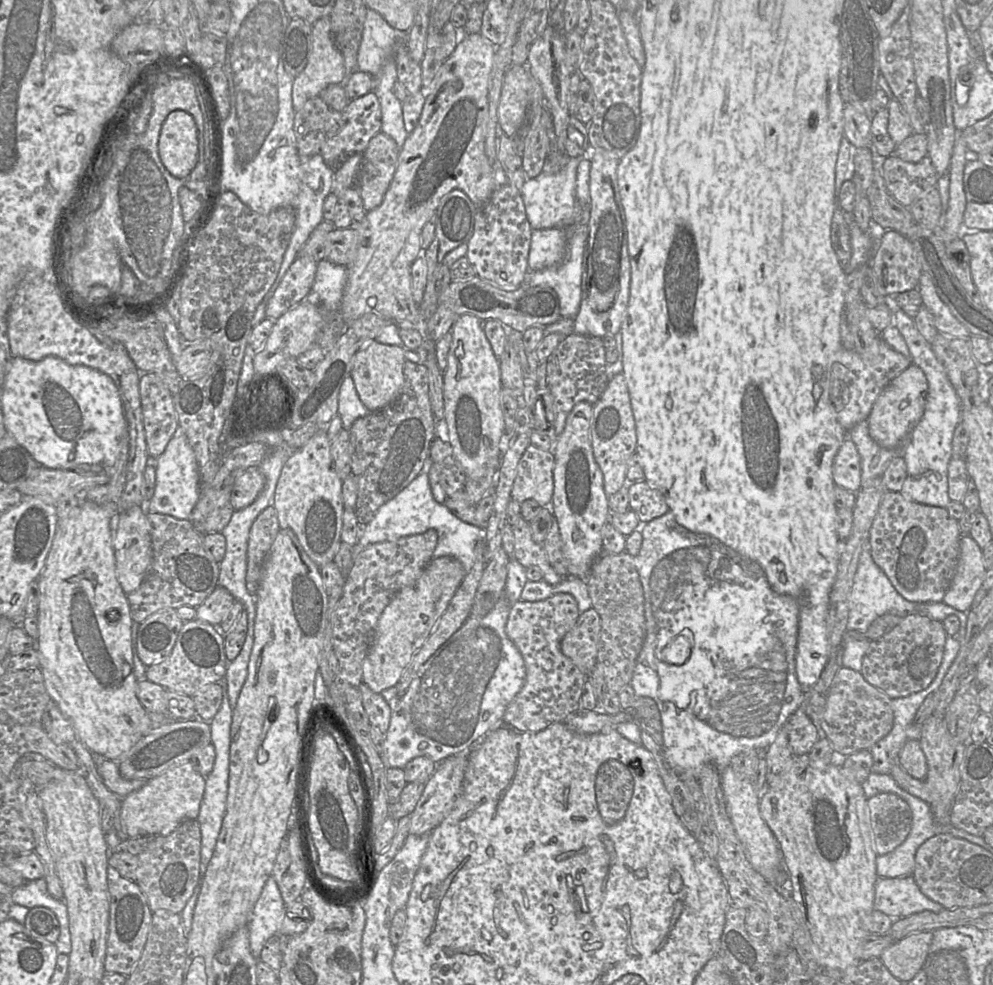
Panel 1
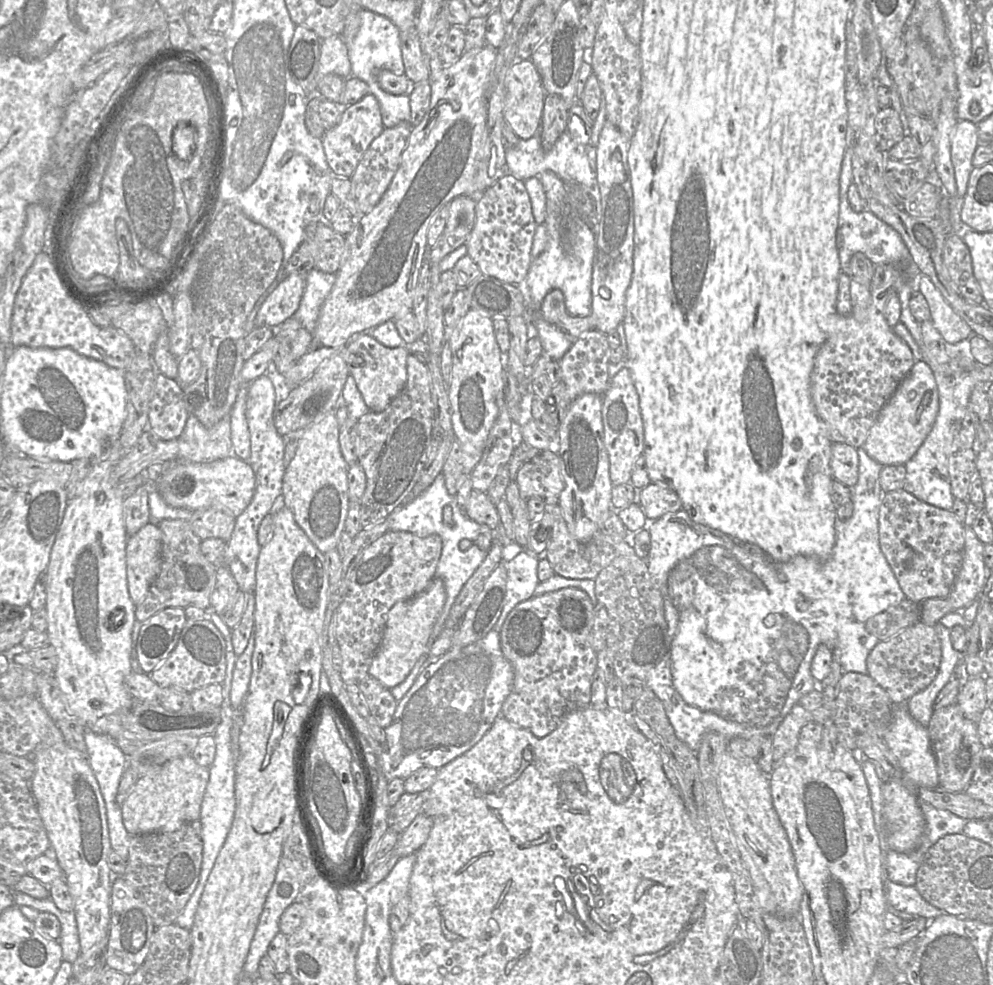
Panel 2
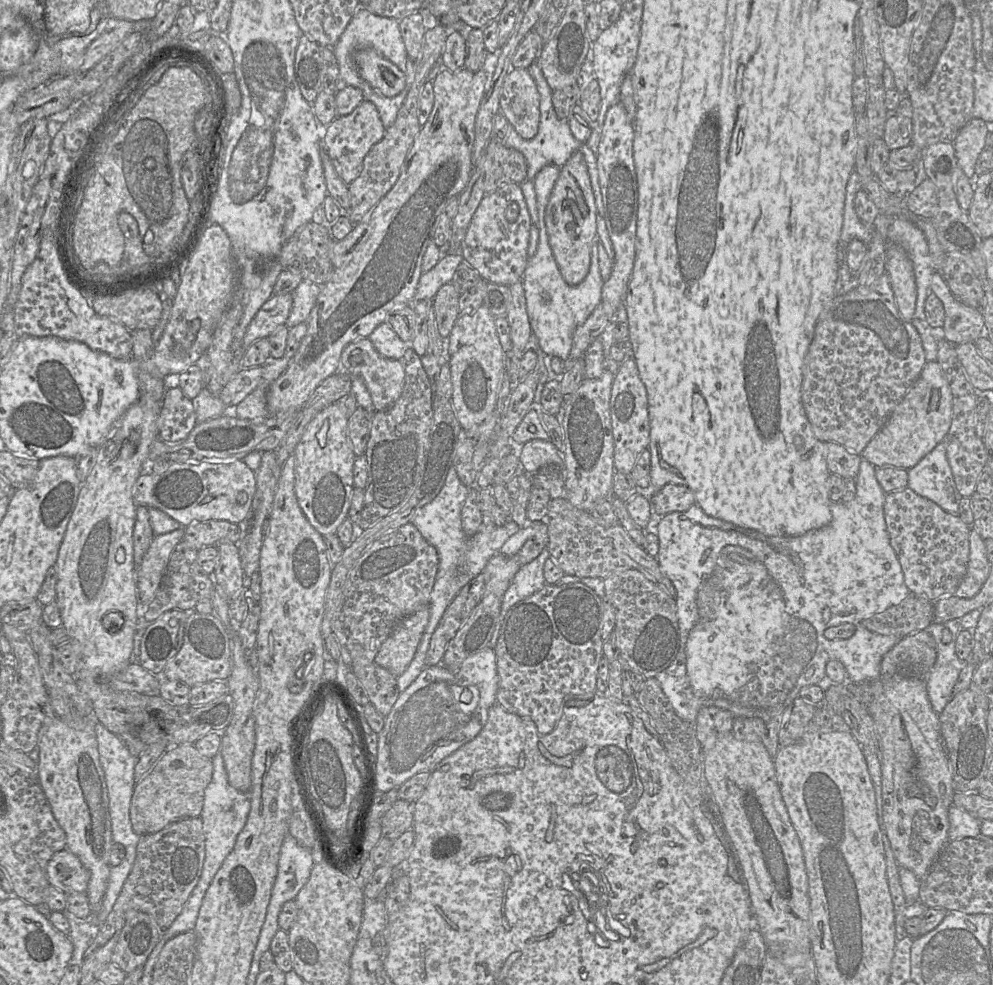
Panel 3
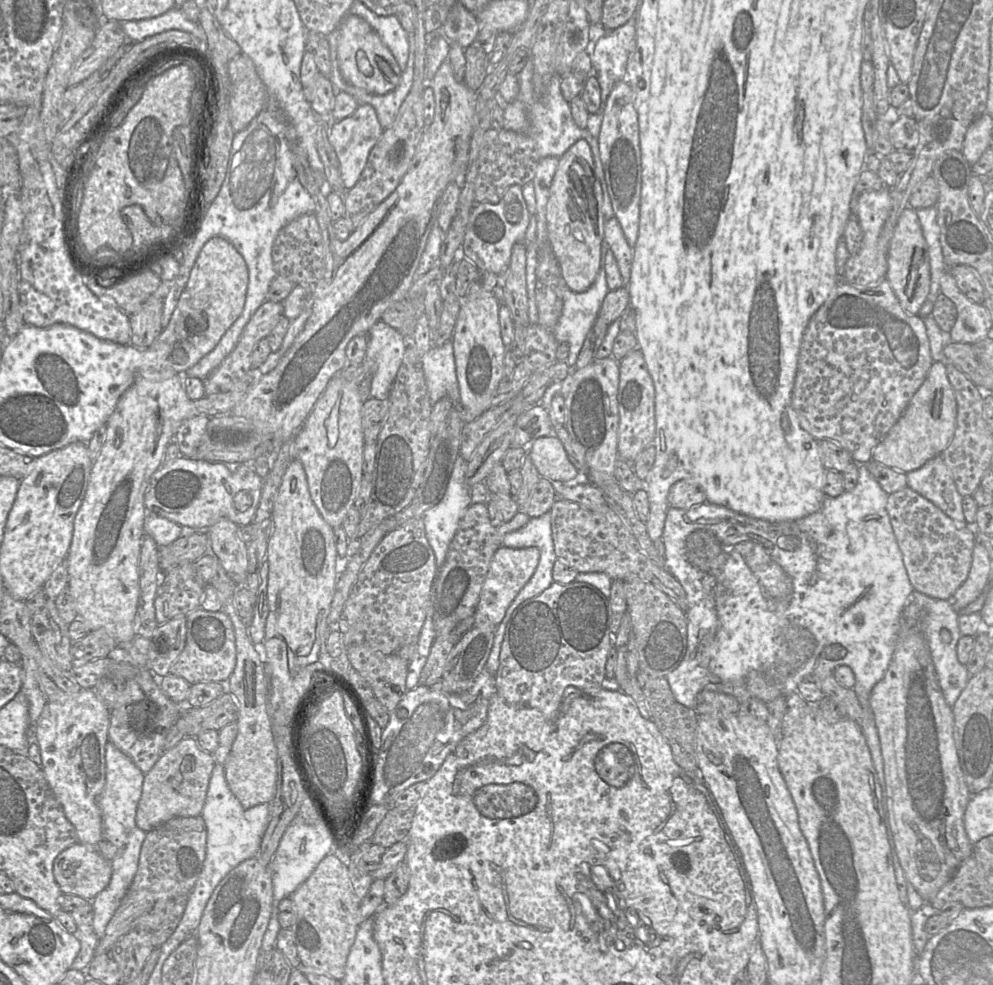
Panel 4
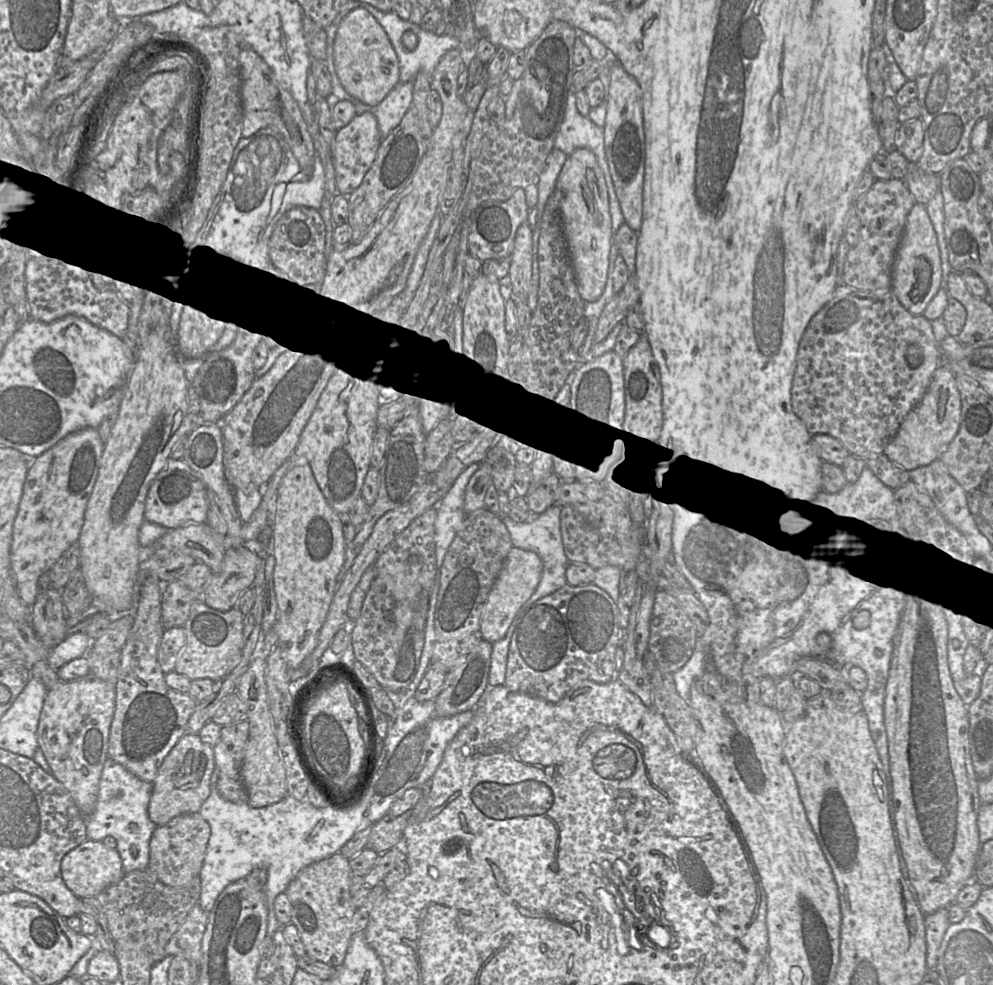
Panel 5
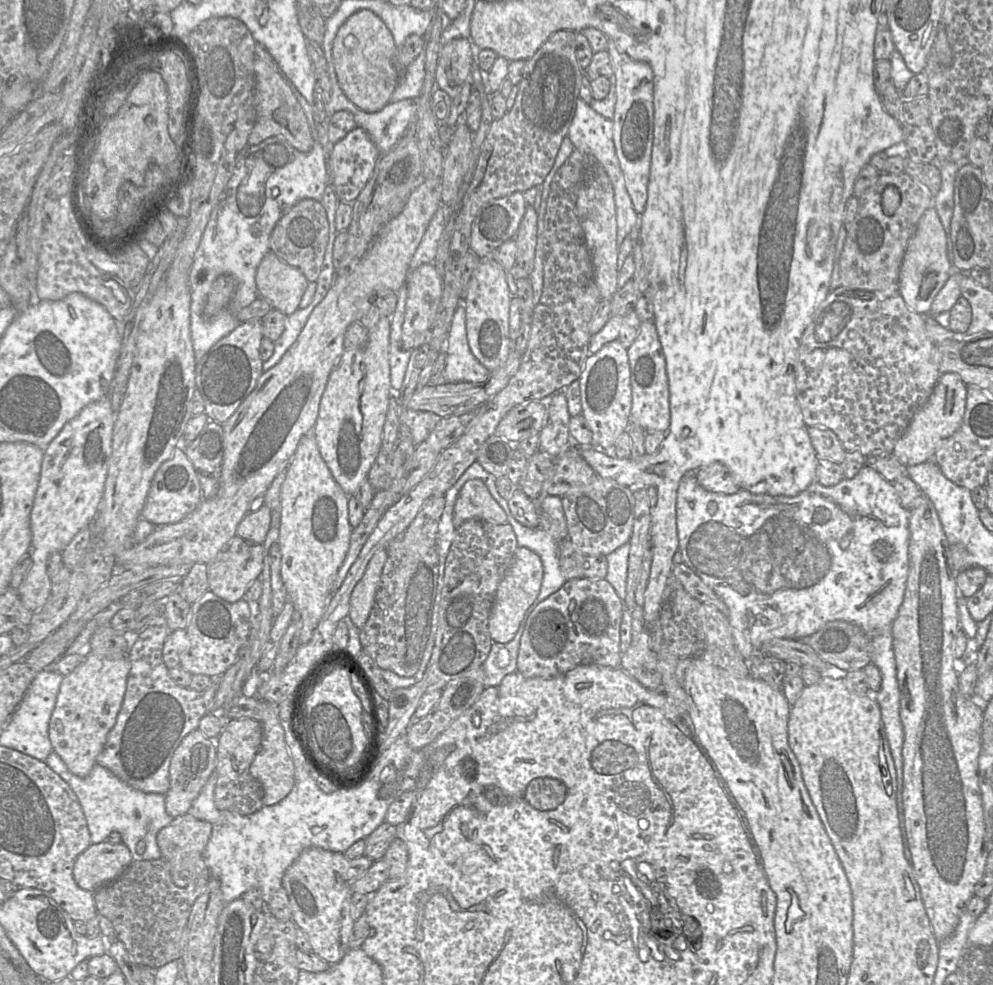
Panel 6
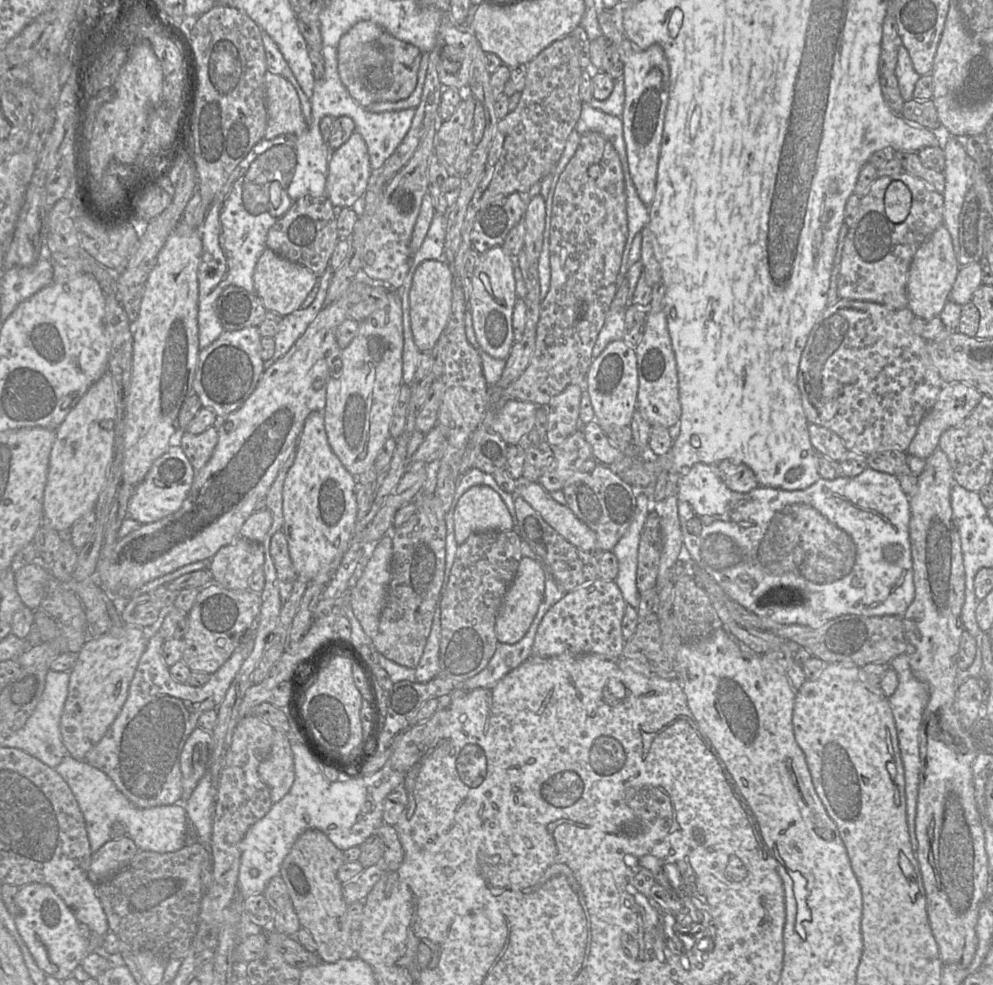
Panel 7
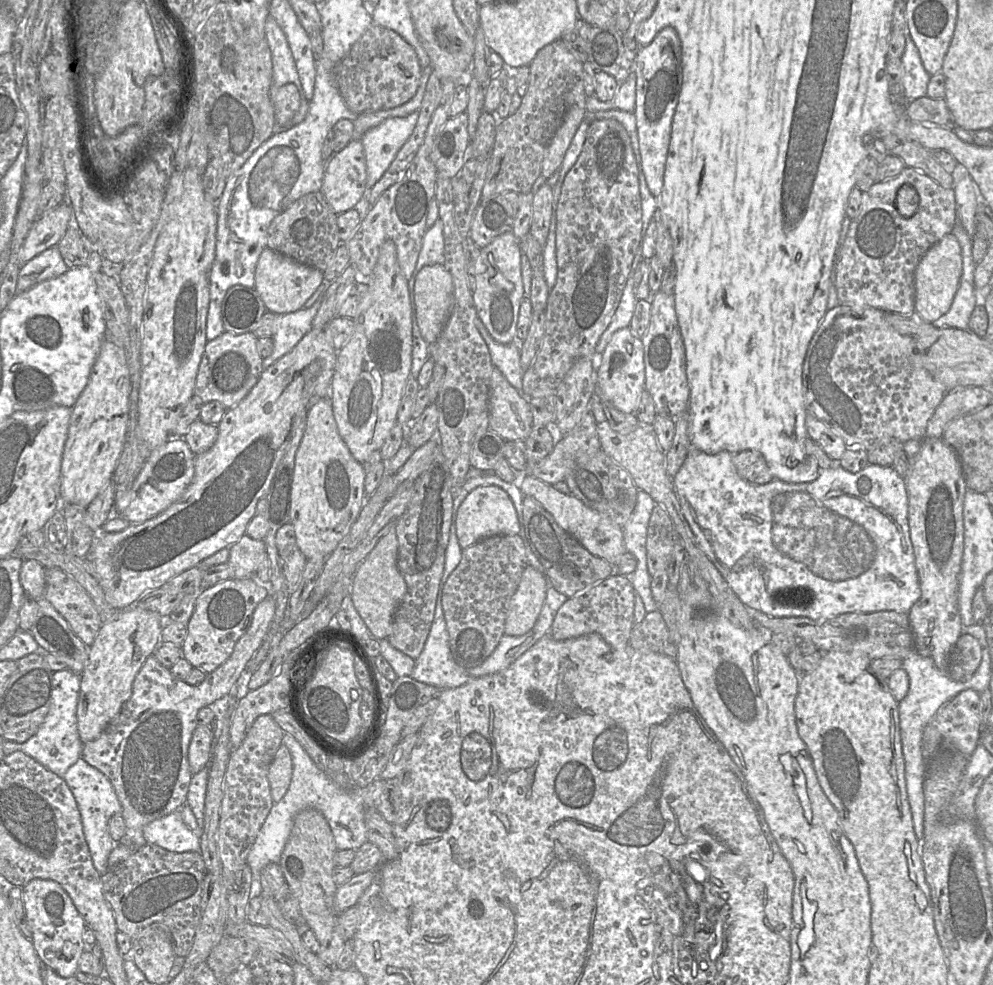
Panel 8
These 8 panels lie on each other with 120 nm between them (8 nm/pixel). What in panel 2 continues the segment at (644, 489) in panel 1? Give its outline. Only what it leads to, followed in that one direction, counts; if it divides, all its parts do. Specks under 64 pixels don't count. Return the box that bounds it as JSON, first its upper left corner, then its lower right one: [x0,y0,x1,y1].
[636,482,683,519]

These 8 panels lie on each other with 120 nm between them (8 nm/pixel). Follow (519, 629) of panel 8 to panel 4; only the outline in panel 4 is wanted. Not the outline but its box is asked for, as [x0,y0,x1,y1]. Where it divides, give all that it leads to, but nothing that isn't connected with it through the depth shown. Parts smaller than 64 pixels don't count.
[474,546,540,628]

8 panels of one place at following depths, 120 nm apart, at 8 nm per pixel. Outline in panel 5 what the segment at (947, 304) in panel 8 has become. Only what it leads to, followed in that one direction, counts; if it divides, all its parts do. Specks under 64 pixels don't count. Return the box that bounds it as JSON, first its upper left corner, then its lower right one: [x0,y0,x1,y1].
[891,203,944,315]

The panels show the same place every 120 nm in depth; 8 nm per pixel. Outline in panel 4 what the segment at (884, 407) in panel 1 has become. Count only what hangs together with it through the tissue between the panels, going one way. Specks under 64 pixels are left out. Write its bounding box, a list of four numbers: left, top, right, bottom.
[872,361,957,473]

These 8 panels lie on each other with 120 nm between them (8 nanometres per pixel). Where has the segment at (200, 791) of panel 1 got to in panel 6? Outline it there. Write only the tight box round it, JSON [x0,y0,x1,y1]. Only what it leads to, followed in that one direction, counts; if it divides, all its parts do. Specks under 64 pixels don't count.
[165,729,215,819]

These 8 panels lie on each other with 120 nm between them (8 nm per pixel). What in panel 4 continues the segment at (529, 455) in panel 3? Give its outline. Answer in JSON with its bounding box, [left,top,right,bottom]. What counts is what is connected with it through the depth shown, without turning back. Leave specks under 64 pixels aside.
[528,436,579,482]

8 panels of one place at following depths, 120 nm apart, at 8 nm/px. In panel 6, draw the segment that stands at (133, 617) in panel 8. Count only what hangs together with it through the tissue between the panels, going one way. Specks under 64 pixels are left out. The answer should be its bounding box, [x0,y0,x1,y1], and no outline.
[48,653,130,777]

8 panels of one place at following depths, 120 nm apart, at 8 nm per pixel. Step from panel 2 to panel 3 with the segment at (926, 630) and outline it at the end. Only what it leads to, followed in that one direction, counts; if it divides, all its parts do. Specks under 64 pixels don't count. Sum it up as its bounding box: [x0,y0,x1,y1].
[881,630,937,679]

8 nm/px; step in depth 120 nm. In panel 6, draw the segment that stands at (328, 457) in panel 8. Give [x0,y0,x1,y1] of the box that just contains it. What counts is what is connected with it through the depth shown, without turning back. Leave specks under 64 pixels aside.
[277,432,354,645]

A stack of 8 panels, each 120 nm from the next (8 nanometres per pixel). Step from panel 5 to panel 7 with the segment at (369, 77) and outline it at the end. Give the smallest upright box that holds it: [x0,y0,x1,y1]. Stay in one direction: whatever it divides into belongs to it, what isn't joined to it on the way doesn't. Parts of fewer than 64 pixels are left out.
[338,21,384,108]

